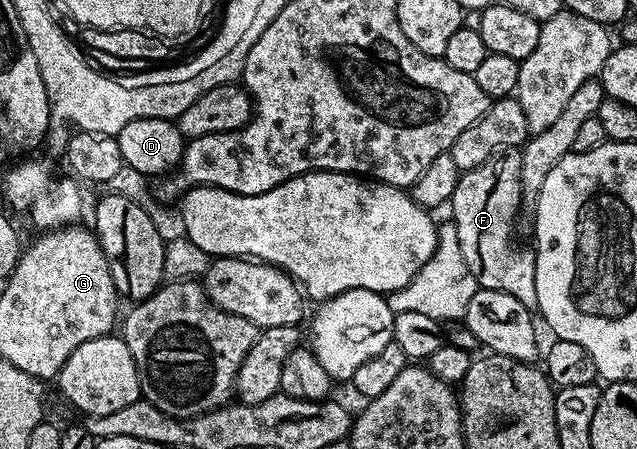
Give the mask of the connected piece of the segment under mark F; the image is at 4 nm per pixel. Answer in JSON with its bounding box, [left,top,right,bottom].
[448,148,538,310]

